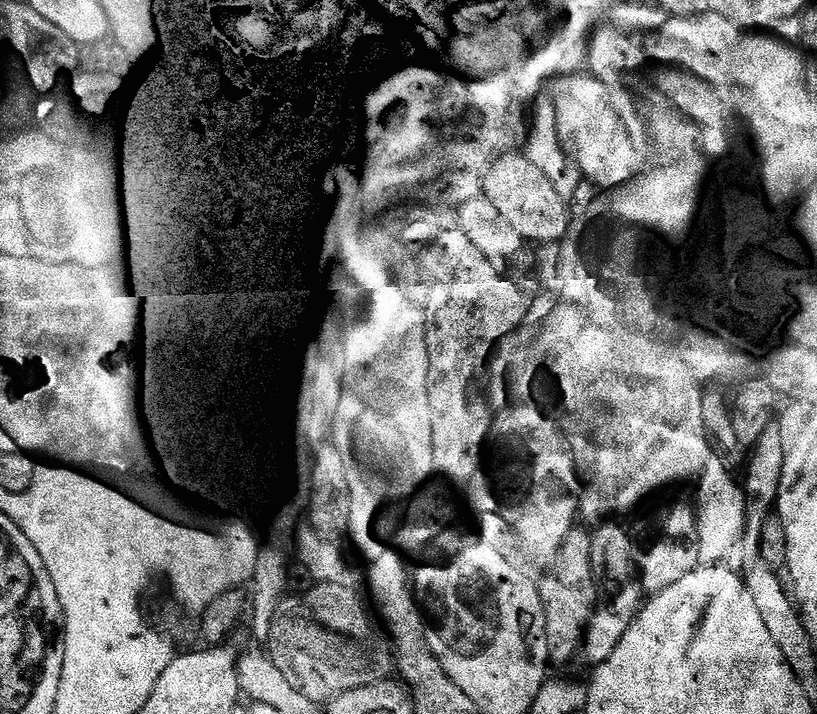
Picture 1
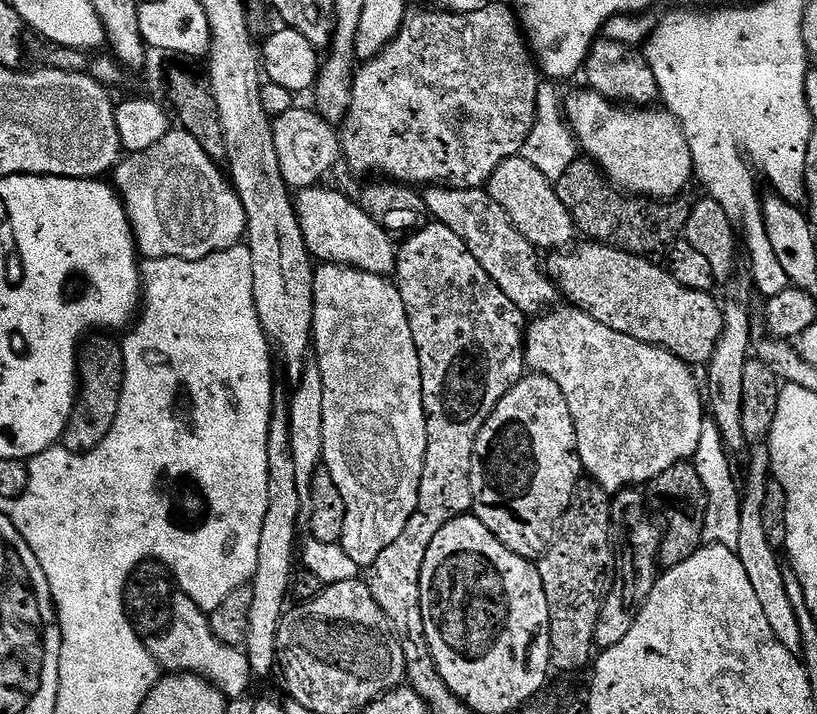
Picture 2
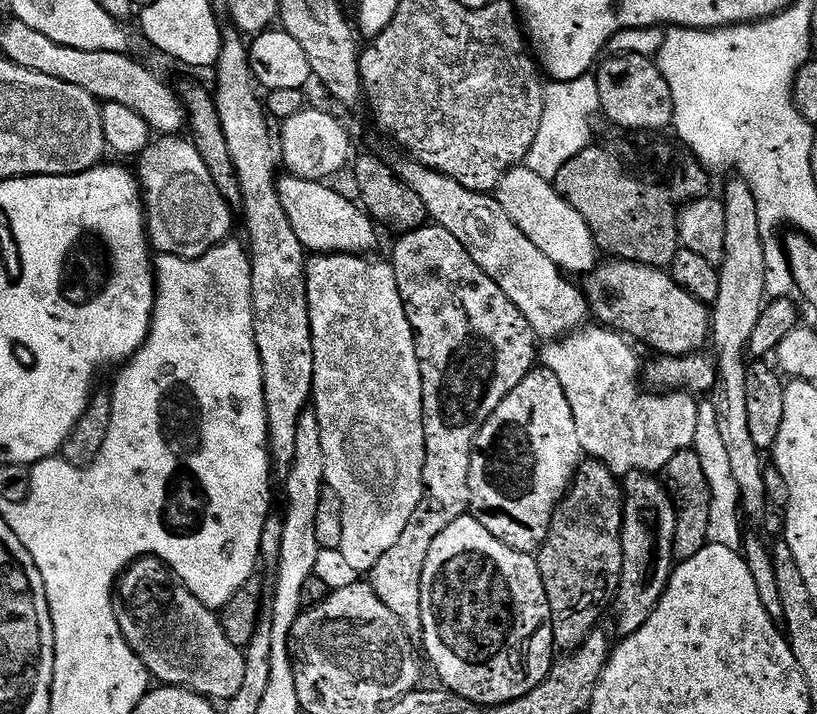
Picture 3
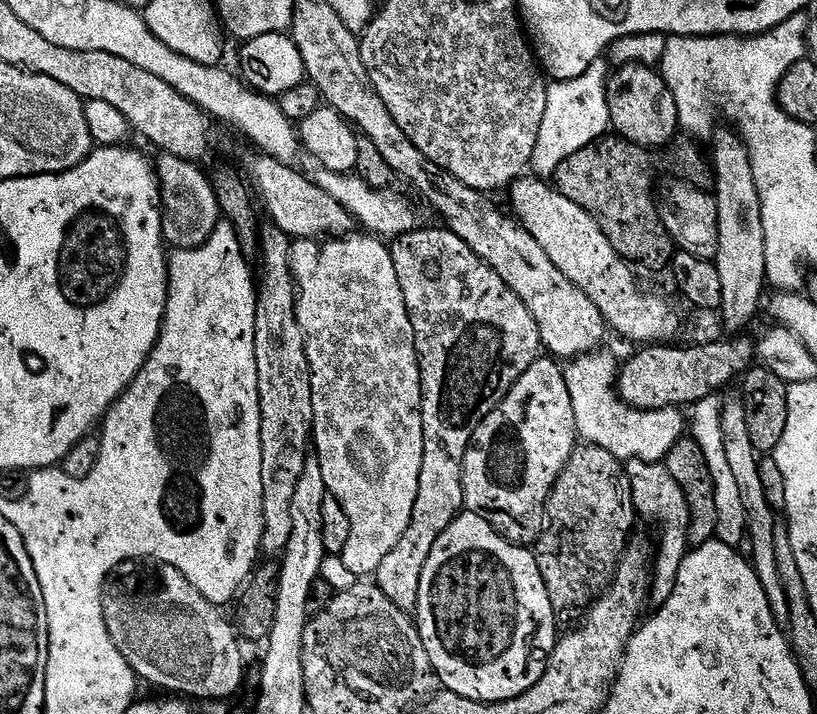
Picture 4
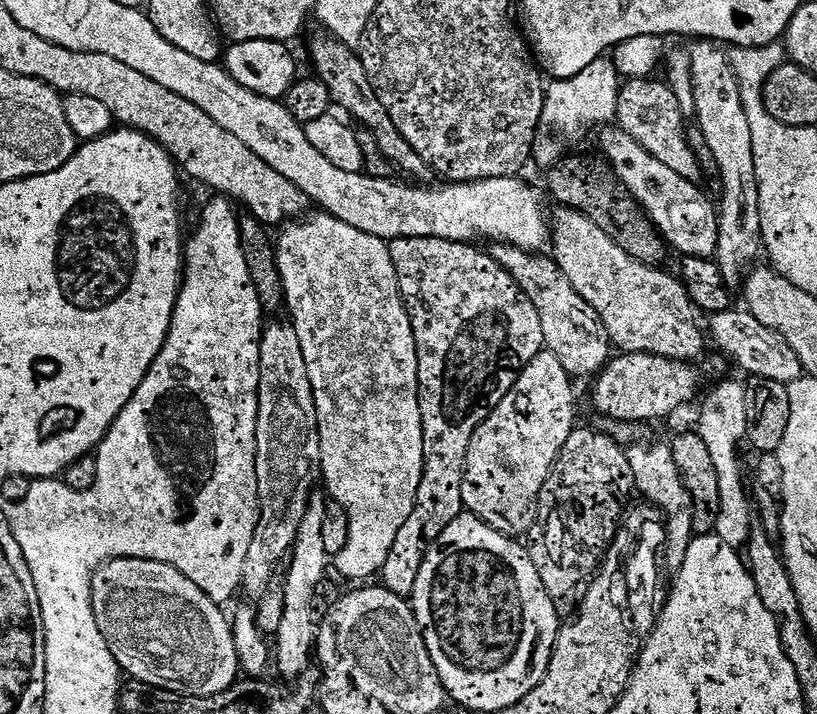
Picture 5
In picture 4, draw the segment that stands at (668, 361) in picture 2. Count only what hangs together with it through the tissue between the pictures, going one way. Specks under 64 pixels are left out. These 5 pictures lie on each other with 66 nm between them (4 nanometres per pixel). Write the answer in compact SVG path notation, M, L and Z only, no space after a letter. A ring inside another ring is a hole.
M605 350L587 352L567 361L564 368L566 390L570 390L570 402L574 406L576 431L579 439L585 444L602 446L602 450L610 450L614 458L621 462L629 460L645 460L651 464L663 461L668 451L686 436L686 416L679 407L664 409L636 409L621 400L617 395L618 361Z

